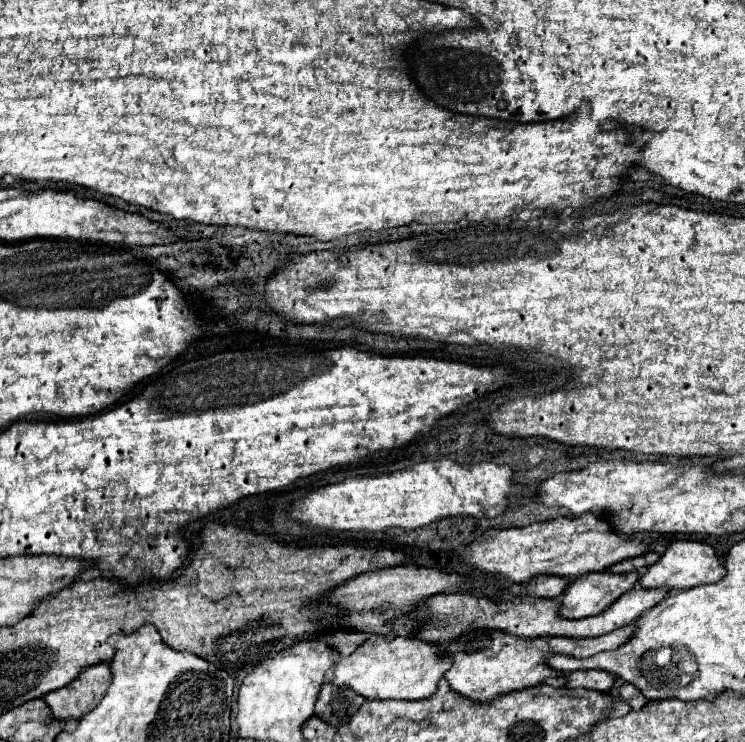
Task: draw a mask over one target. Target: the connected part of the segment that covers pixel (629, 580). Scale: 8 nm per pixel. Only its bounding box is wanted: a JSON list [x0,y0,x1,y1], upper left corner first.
[561,572,639,618]

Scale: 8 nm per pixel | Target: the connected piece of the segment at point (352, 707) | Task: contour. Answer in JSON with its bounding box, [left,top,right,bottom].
[315,682,365,726]

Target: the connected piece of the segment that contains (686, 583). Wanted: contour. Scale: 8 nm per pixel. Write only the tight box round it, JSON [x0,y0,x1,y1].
[641,540,725,590]

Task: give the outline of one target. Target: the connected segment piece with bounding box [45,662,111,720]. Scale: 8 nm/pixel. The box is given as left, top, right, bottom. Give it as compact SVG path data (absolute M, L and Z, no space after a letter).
M101 662L85 668L71 684L49 692L45 696L45 702L53 710L55 718L81 718L91 708L95 708L95 704L99 704L109 684L109 664Z

